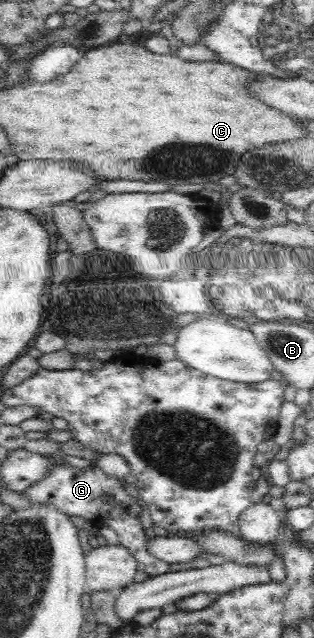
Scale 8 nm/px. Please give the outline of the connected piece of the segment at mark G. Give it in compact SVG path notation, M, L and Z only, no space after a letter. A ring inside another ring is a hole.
M61 464L47 472L39 482L35 482L33 486L27 488L21 496L27 499L31 504L52 504L57 511L69 515L69 517L77 516L91 521L99 528L109 527L117 533L120 544L129 549L129 552L145 566L144 571L148 576L156 577L170 571L170 565L153 554L149 554L146 547L147 537L139 514L142 512L139 507L138 500L131 497L125 491L125 481L119 481L111 477L107 477L101 469L94 467L93 469L79 469L71 467L68 464Z

